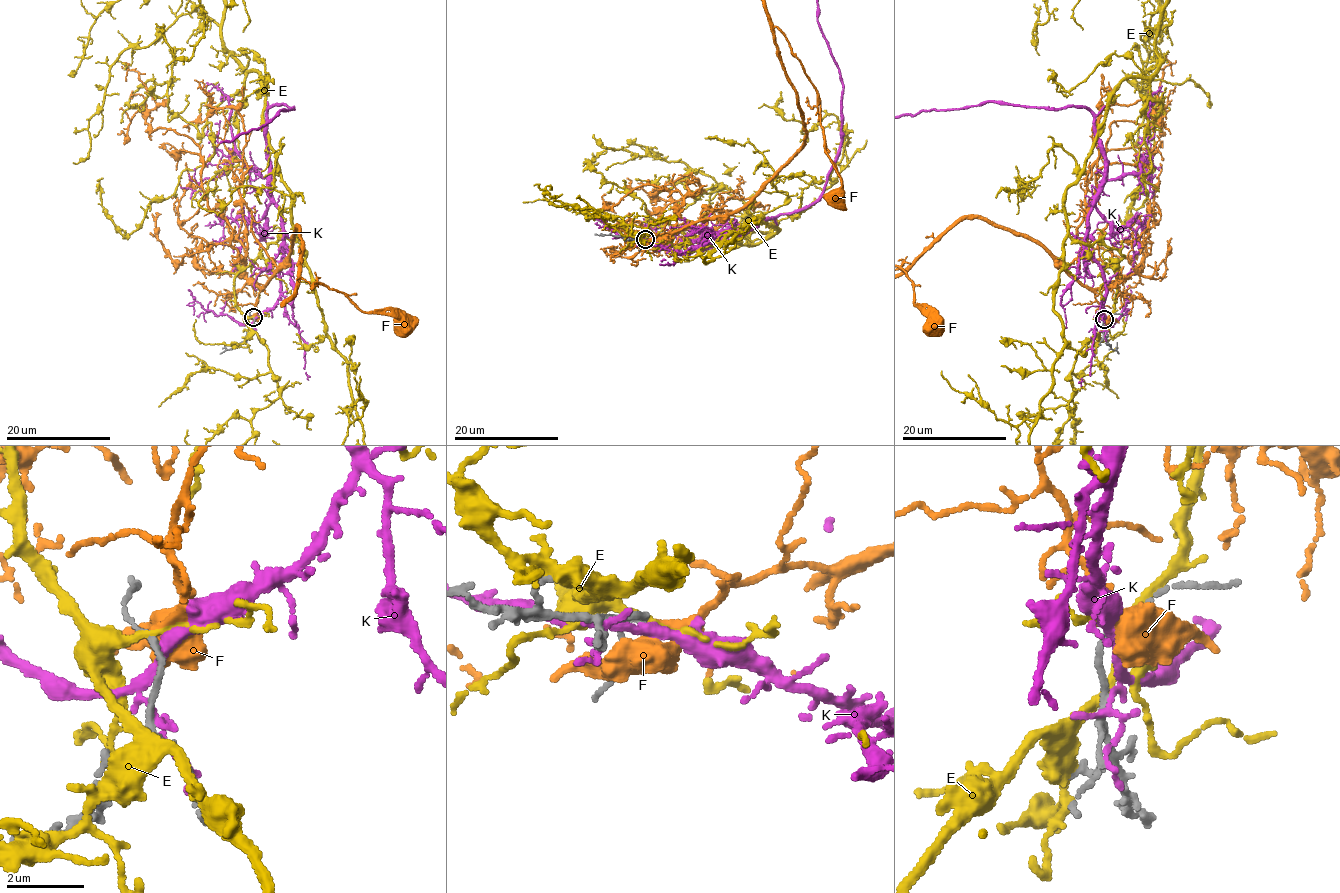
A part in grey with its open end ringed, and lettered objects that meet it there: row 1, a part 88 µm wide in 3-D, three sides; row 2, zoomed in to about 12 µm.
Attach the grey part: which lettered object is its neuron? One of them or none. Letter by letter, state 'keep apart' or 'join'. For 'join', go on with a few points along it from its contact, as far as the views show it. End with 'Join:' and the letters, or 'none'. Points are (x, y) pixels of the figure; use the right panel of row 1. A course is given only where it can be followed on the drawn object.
E: keep apart
F: join
K: keep apart
Join: F

